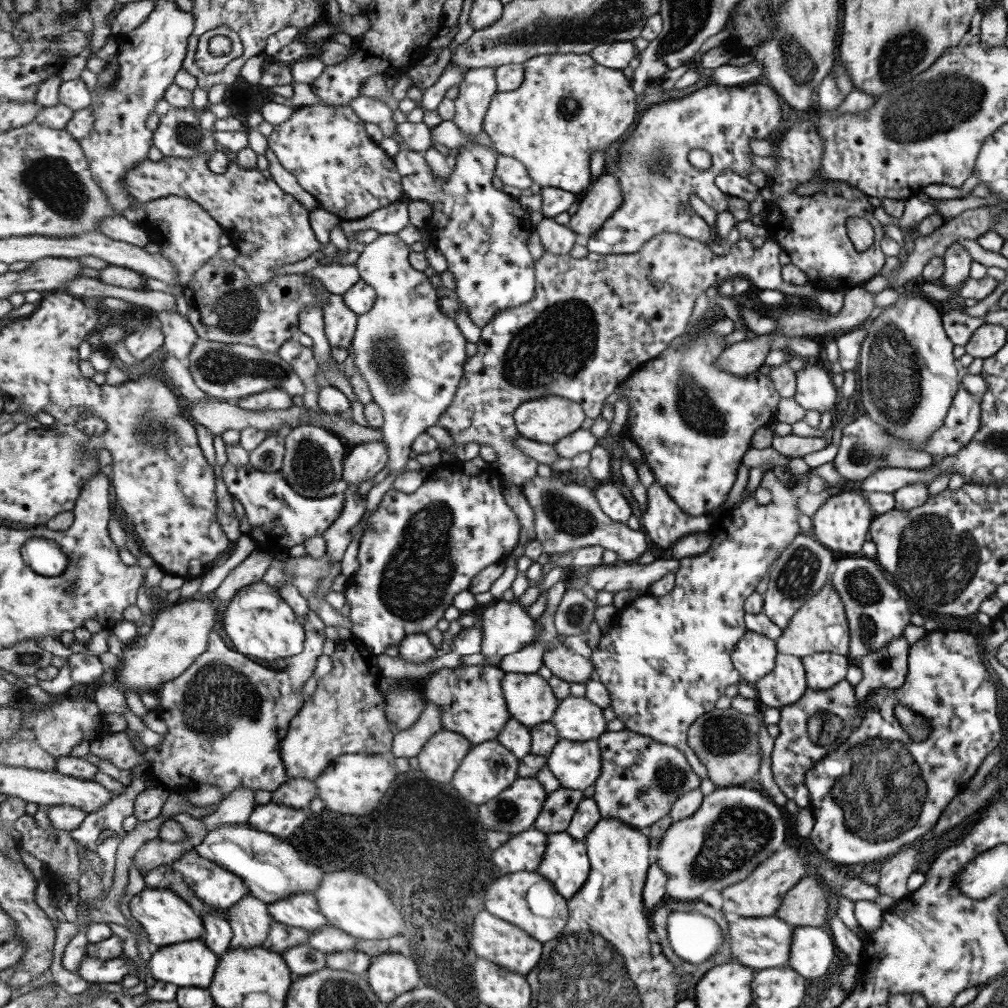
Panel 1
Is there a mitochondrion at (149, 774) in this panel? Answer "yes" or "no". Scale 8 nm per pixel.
no

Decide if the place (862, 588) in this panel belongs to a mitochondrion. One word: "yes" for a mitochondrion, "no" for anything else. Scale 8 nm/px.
yes

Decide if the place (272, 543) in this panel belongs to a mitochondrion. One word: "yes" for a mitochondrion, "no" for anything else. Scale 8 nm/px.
no

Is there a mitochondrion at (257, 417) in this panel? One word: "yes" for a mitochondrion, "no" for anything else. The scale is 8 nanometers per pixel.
no

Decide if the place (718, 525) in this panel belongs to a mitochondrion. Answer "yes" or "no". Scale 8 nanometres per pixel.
no

